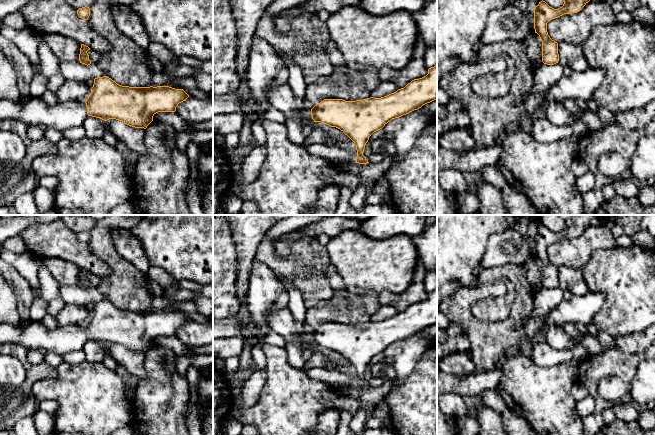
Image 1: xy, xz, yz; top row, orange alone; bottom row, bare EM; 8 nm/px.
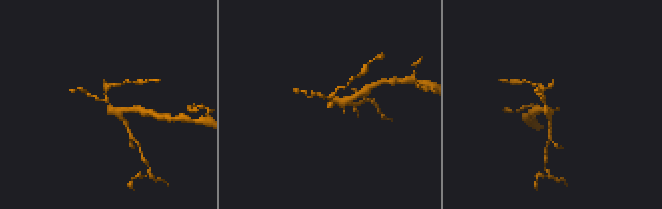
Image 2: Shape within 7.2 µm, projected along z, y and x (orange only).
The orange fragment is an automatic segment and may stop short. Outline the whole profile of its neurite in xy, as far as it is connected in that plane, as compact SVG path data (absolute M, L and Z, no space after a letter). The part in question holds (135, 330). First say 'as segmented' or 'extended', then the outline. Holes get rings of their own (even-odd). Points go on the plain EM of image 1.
extended | M107 300L94 303L91 317L85 326L67 325L49 329L41 322L21 321L17 325L0 322L0 344L17 343L26 350L45 349L46 352L63 355L71 351L81 350L87 340L104 345L116 343L125 348L144 352L153 345L158 336L175 336L179 327L186 325L189 319L183 313L169 310L129 311L117 308Z

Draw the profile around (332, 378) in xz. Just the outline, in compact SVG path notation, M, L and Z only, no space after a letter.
M325 368L309 369L307 375L310 379L315 381L322 381L328 386L337 387L342 384L356 386L356 381L342 372L332 371Z

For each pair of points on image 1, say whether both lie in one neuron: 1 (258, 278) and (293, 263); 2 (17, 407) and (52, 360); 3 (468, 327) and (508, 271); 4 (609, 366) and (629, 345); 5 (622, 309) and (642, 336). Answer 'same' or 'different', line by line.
1: different
2: different
3: same
4: different
5: different

